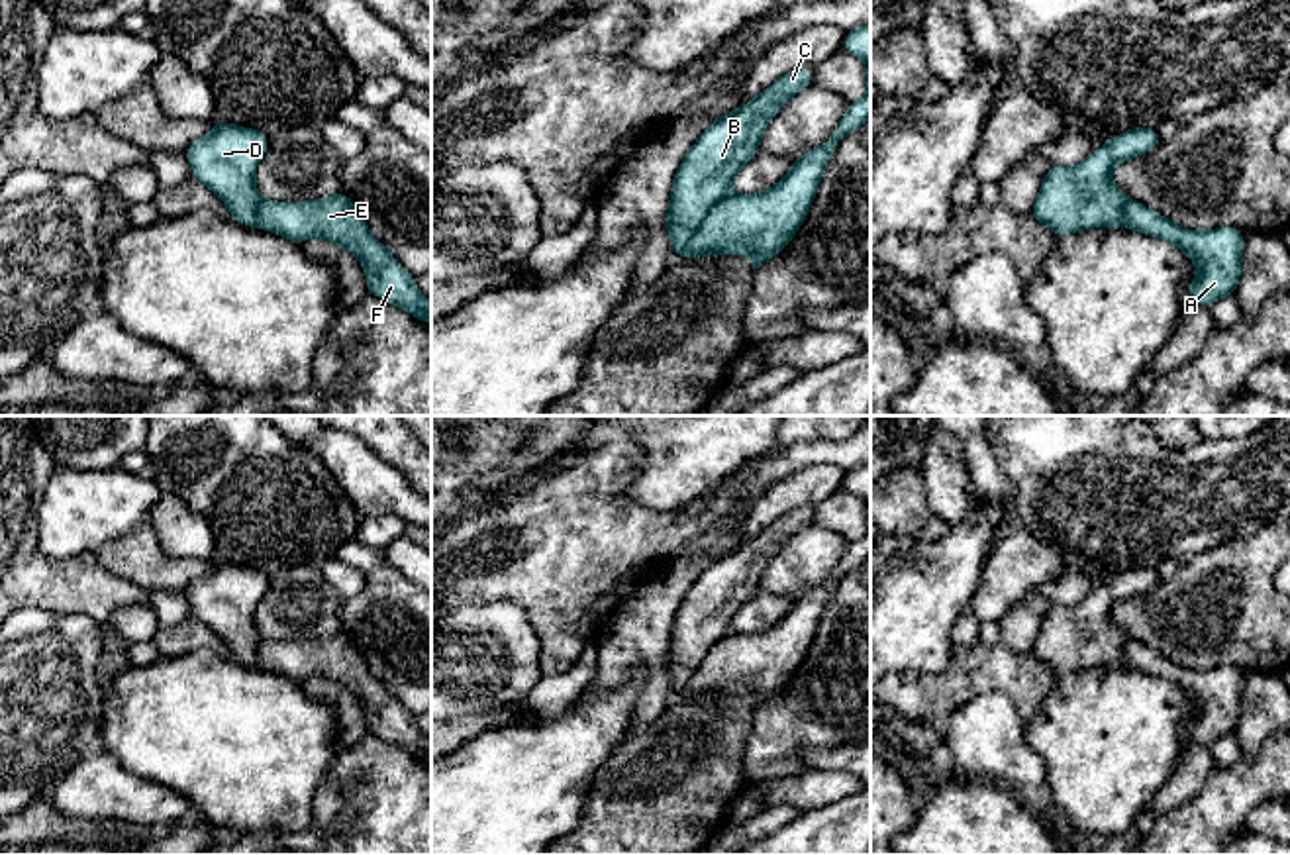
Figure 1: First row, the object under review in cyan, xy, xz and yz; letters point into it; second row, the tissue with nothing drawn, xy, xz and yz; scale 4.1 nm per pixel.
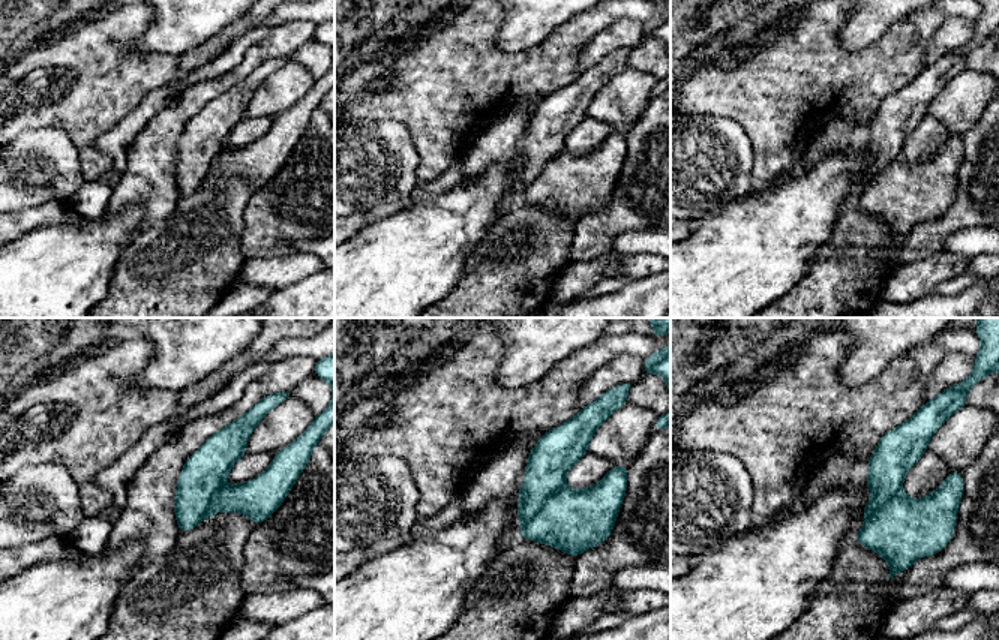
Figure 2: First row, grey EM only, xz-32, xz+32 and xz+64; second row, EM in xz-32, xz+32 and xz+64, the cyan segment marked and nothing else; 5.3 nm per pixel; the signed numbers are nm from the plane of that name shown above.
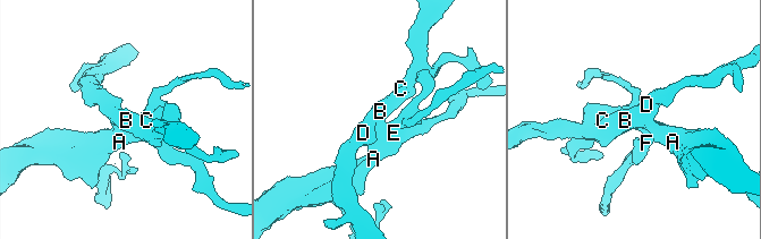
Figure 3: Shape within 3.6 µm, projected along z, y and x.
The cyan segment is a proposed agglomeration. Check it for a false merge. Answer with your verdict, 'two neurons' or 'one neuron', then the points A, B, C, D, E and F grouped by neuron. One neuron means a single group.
two neurons | A E F / B C D

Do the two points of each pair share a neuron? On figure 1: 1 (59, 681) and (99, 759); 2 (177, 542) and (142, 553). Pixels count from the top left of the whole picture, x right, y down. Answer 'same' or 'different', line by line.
1: different
2: different

